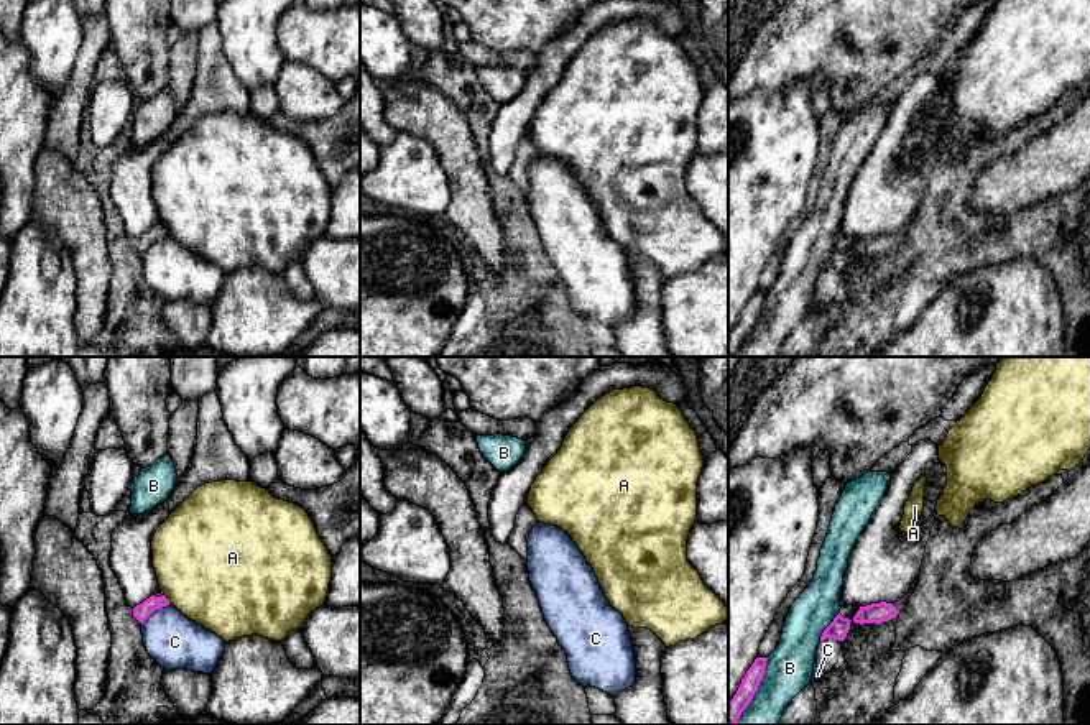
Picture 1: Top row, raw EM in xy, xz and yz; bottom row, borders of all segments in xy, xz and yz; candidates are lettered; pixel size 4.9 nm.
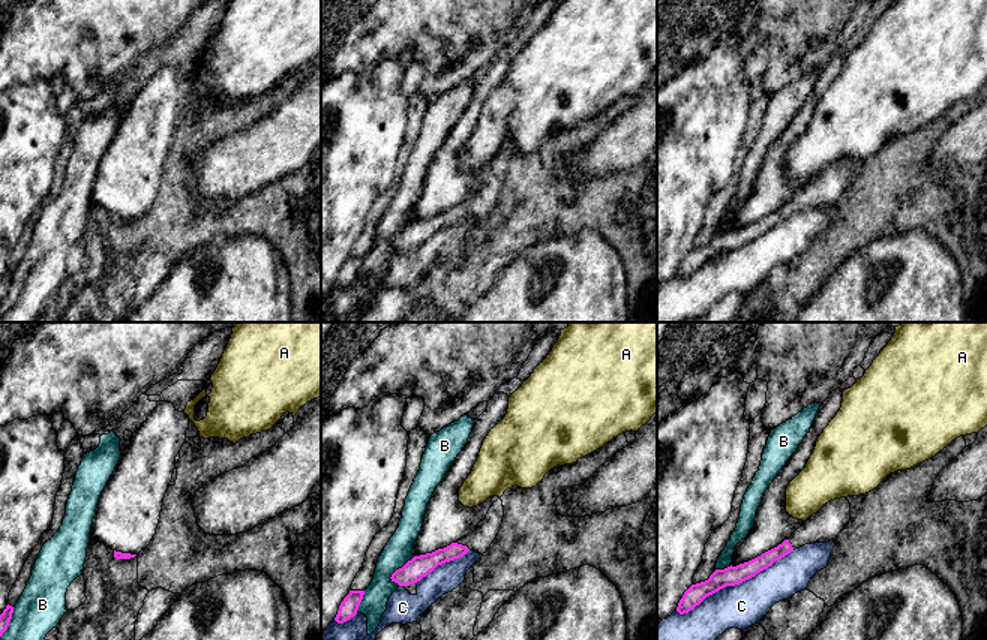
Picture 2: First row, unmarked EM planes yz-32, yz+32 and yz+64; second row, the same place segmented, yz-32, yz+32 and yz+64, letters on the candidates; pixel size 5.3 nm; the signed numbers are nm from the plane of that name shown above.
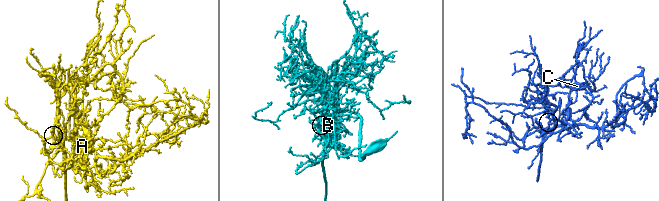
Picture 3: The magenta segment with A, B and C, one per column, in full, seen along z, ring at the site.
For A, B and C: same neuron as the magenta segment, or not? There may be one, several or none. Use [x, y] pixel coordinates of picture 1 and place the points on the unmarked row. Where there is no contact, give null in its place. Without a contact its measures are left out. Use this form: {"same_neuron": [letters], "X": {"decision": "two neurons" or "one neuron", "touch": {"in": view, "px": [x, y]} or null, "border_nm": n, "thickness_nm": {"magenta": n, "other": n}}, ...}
{"same_neuron": [], "A": {"decision": "two neurons", "touch": {"in": "xy", "px": [166, 230]}, "border_nm": 50, "thickness_nm": {"magenta": 80, "other": 500}}, "B": {"decision": "two neurons", "touch": {"in": "yz", "px": [827, 258]}, "border_nm": 170, "thickness_nm": {"magenta": 90, "other": 220}}, "C": {"decision": "two neurons", "touch": {"in": "xy", "px": [155, 240]}, "border_nm": 170, "thickness_nm": {"magenta": 80, "other": 260}}}

